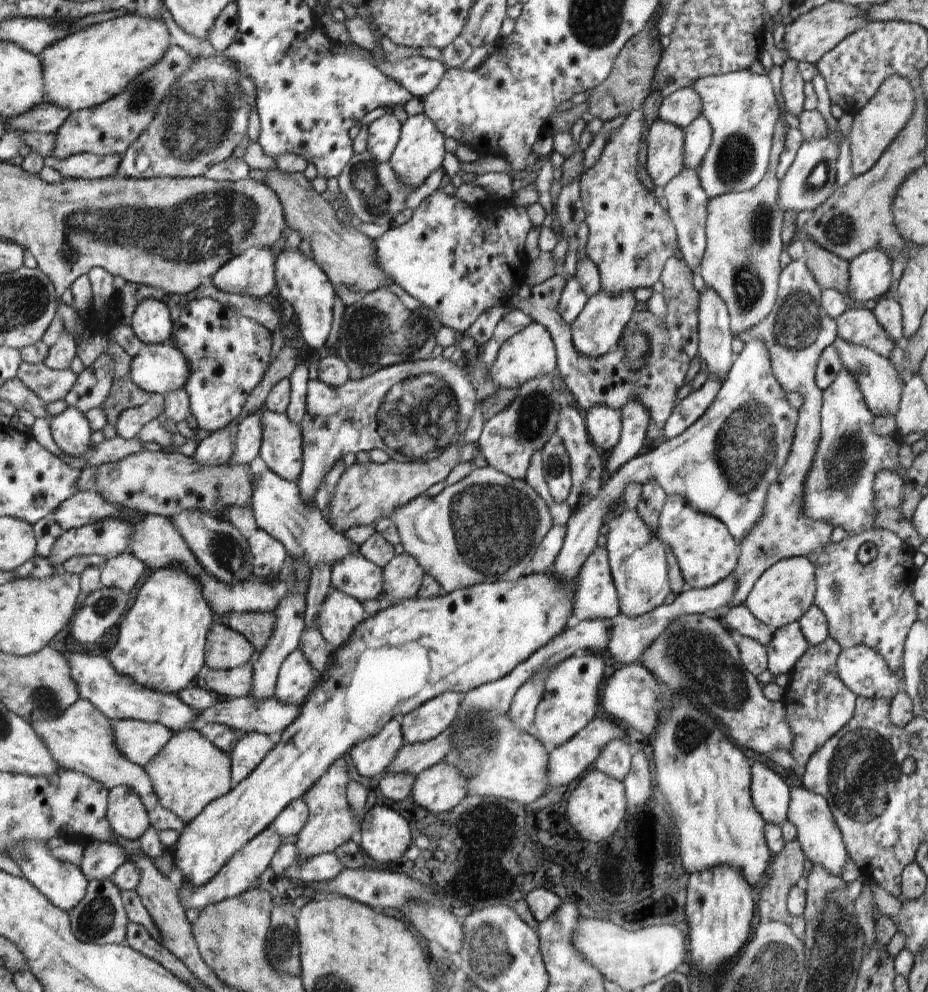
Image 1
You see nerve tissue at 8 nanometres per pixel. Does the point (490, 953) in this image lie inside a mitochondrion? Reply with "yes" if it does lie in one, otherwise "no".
yes

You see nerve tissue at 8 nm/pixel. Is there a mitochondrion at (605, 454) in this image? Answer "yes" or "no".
no

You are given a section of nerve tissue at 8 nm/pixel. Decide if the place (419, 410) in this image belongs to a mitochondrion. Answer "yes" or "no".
yes

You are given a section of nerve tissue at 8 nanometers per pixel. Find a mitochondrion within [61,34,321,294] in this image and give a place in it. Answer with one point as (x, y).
(204, 110)

